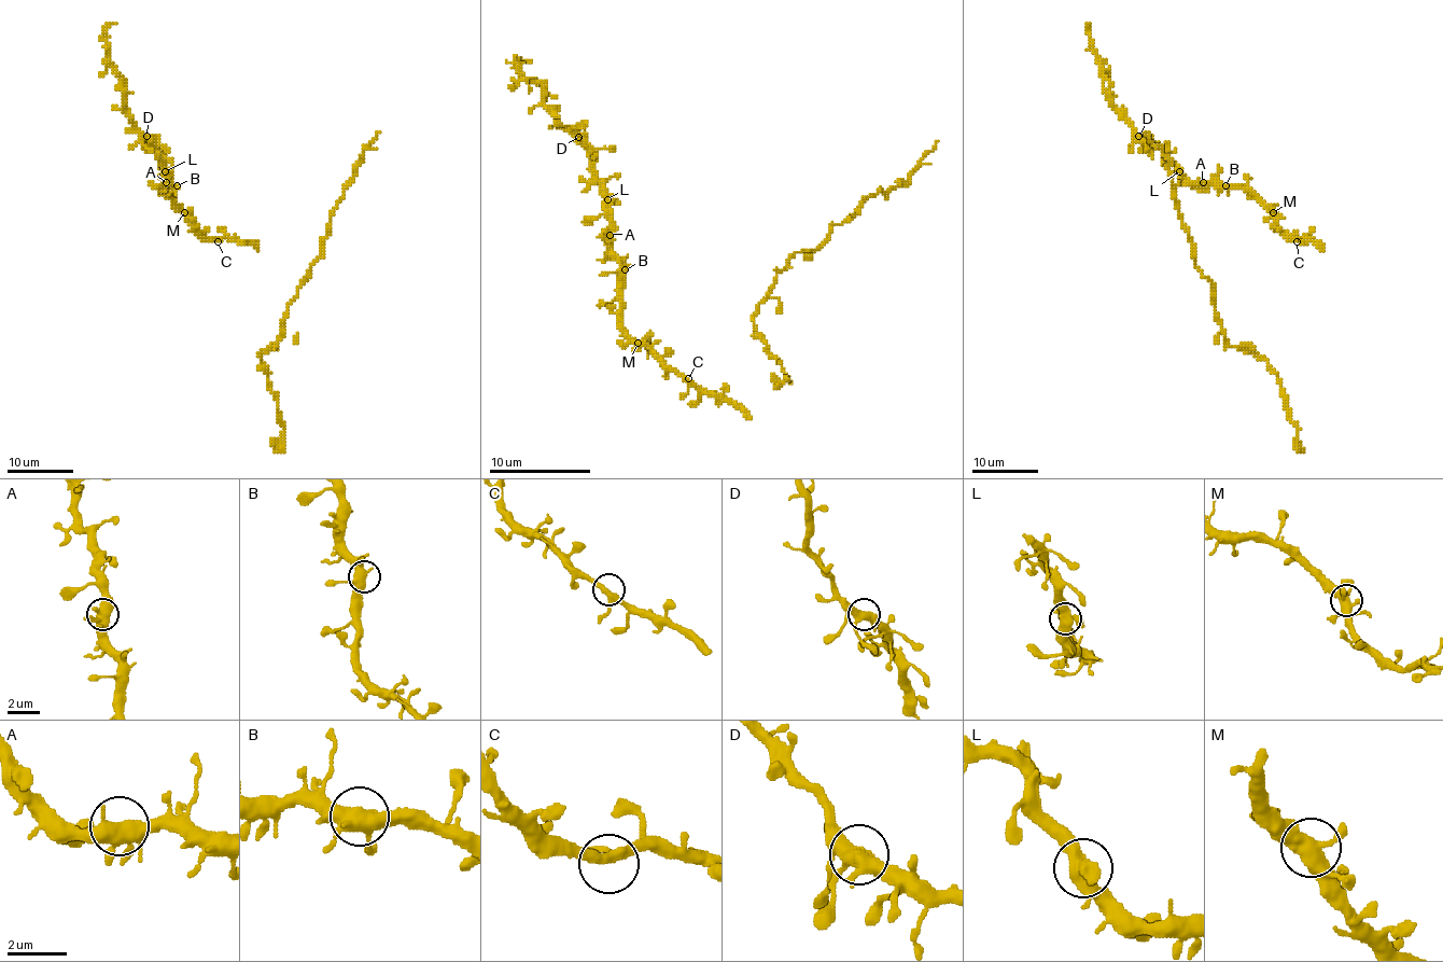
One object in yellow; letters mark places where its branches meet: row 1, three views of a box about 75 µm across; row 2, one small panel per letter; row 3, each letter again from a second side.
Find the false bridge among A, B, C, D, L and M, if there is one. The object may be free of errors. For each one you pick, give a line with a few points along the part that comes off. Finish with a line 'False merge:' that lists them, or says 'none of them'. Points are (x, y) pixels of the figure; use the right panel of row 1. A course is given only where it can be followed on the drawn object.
False merge: none of them

